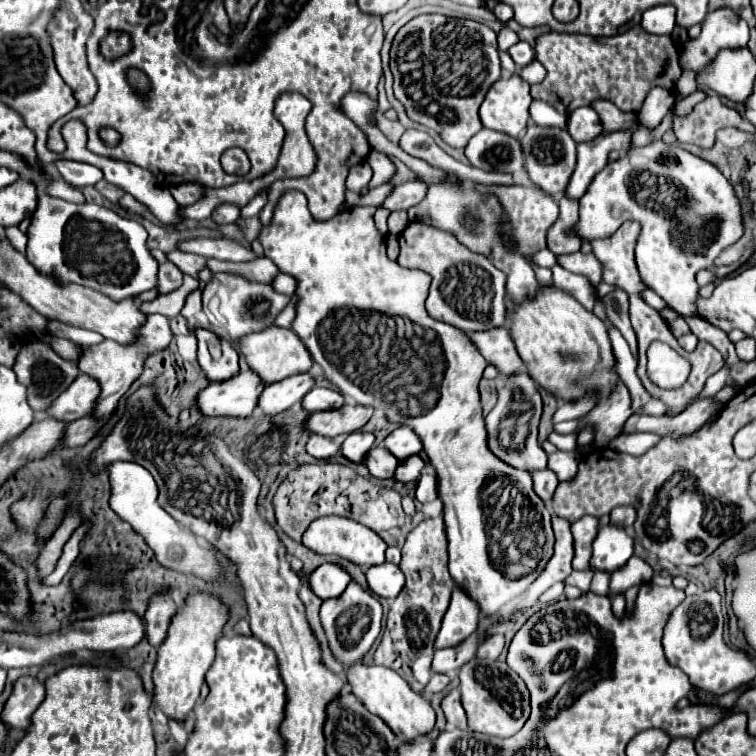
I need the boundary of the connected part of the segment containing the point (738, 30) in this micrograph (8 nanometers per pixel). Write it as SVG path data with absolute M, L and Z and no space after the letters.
M721 8L705 16L701 24L701 36L689 40L681 52L679 62L683 70L703 68L721 48L737 48L749 42L747 22L733 10Z

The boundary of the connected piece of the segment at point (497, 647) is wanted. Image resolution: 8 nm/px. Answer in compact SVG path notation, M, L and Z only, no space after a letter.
M495 634L489 640L485 640L479 648L477 648L477 658L487 658L487 660L497 660L501 650L505 646L503 634Z

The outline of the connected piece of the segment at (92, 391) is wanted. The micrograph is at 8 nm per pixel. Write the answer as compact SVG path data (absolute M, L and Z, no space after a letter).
M79 374L71 386L59 394L57 402L49 406L47 414L67 424L77 418L85 418L89 416L89 410L93 410L93 402L97 402L97 390L99 386L95 378Z

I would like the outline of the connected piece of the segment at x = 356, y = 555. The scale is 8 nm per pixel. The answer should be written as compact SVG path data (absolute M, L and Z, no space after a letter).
M327 516L327 518L317 518L311 522L311 526L303 534L303 546L309 548L315 554L321 556L339 556L343 560L349 560L357 566L377 566L385 562L385 542L367 526L349 520L349 518L339 518L339 516Z

